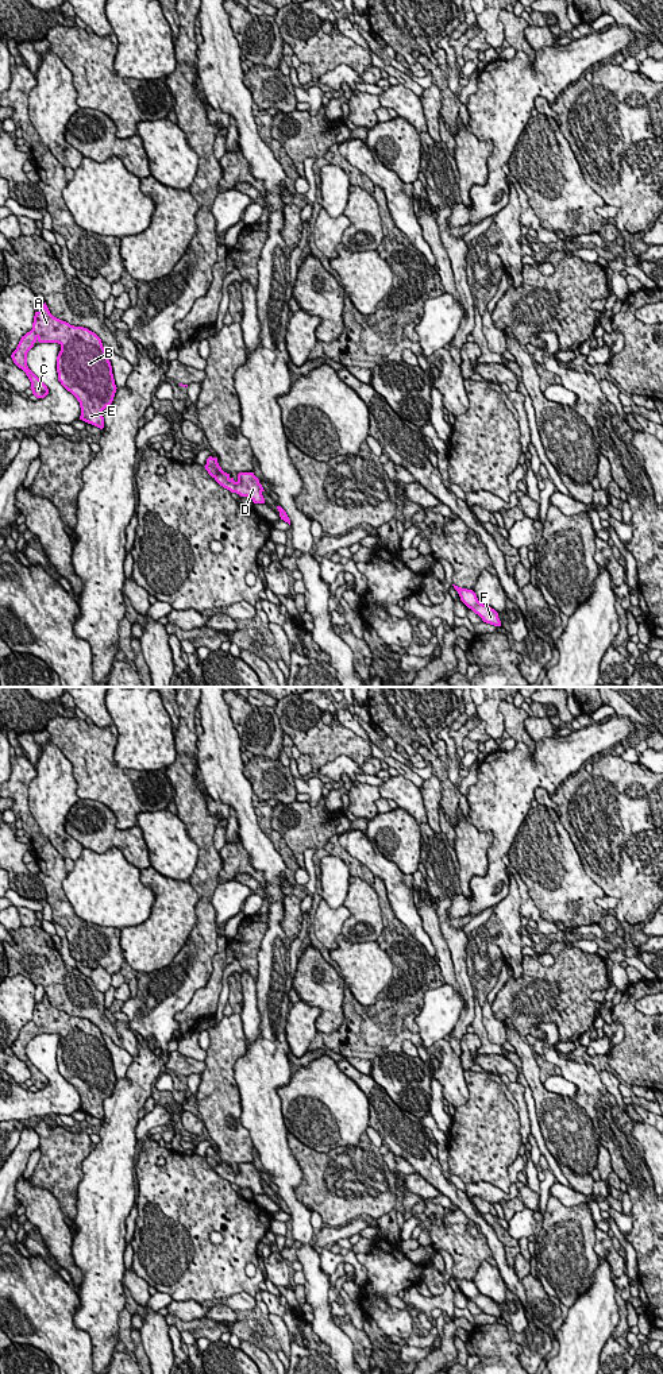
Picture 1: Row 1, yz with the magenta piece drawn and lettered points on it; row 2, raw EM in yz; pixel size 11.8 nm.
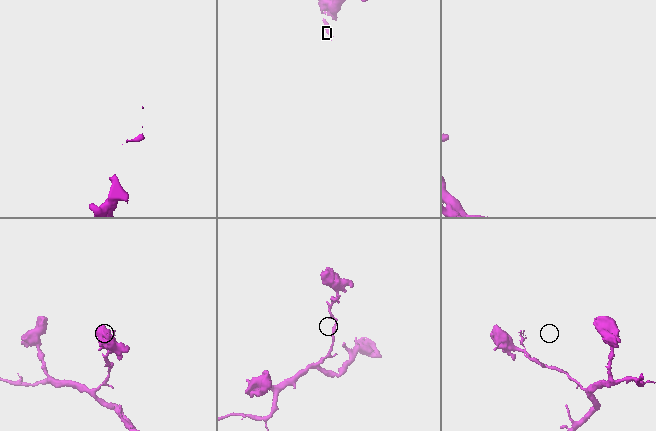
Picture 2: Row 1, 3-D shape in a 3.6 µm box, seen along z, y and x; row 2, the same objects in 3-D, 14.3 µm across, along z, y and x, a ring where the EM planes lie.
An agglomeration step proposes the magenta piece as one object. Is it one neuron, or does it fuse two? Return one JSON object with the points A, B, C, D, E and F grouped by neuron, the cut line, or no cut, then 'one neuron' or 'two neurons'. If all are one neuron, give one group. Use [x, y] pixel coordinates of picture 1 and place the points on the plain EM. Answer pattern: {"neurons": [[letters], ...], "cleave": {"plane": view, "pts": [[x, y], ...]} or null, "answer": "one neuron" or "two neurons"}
{"neurons": [["A", "B", "C", "D", "E", "F"]], "cleave": null, "answer": "one neuron"}

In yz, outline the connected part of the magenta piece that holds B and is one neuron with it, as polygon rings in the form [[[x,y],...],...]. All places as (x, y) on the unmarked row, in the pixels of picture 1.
[[[46,993],[35,1003],[32,1020],[22,1027],[11,1049],[28,1068],[32,1085],[45,1089],[47,1077],[27,1057],[27,1045],[36,1033],[61,1037],[58,1072],[80,1093],[80,1111],[103,1120],[103,1101],[112,1095],[117,1078],[101,1030],[88,1019],[54,1008]]]

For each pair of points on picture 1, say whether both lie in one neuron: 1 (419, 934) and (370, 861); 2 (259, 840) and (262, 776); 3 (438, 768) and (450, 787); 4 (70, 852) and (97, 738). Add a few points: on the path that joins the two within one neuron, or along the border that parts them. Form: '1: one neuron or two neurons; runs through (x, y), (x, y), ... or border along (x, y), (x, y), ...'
1: one neuron; runs through (409, 915), (401, 903), (399, 886), (389, 876)
2: two neurons; border along (243, 768), (243, 775), (253, 787), (254, 798)
3: one neuron; runs through (440, 772), (446, 783)
4: two neurons; border along (72, 767), (76, 795), (78, 798)

